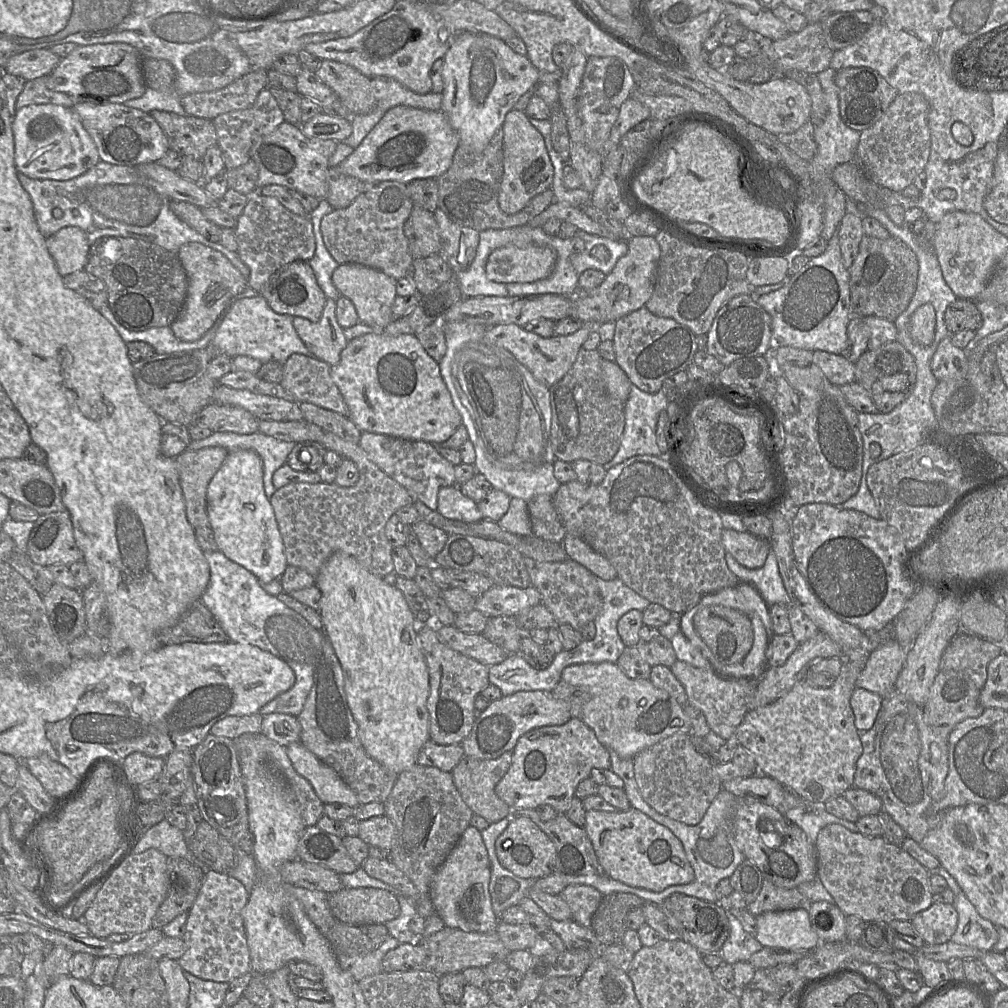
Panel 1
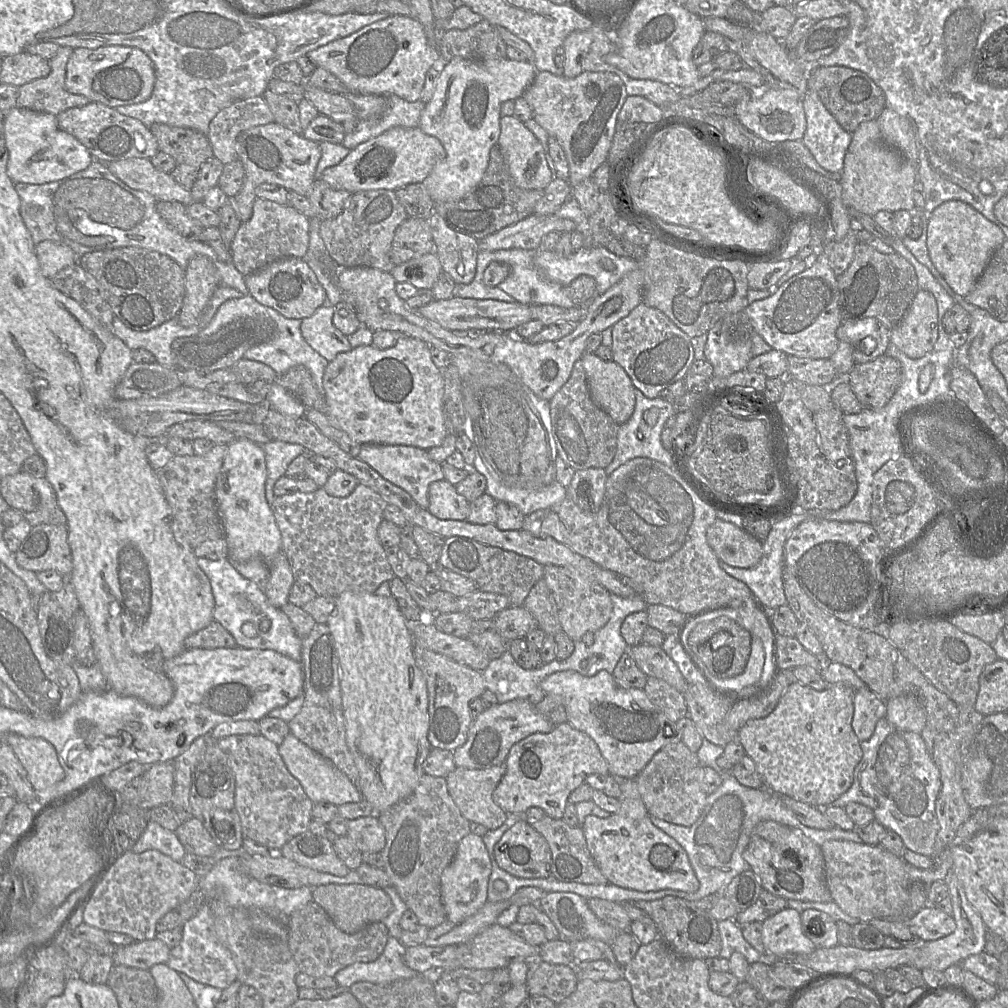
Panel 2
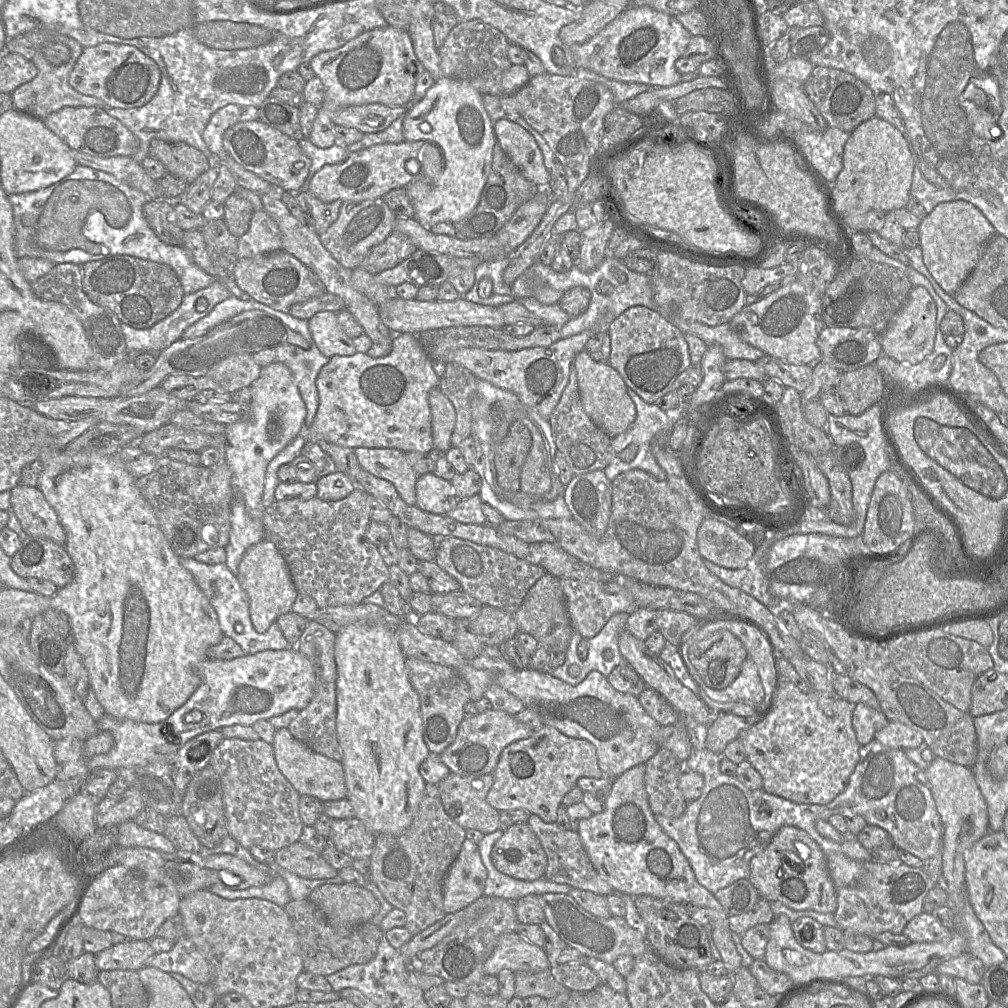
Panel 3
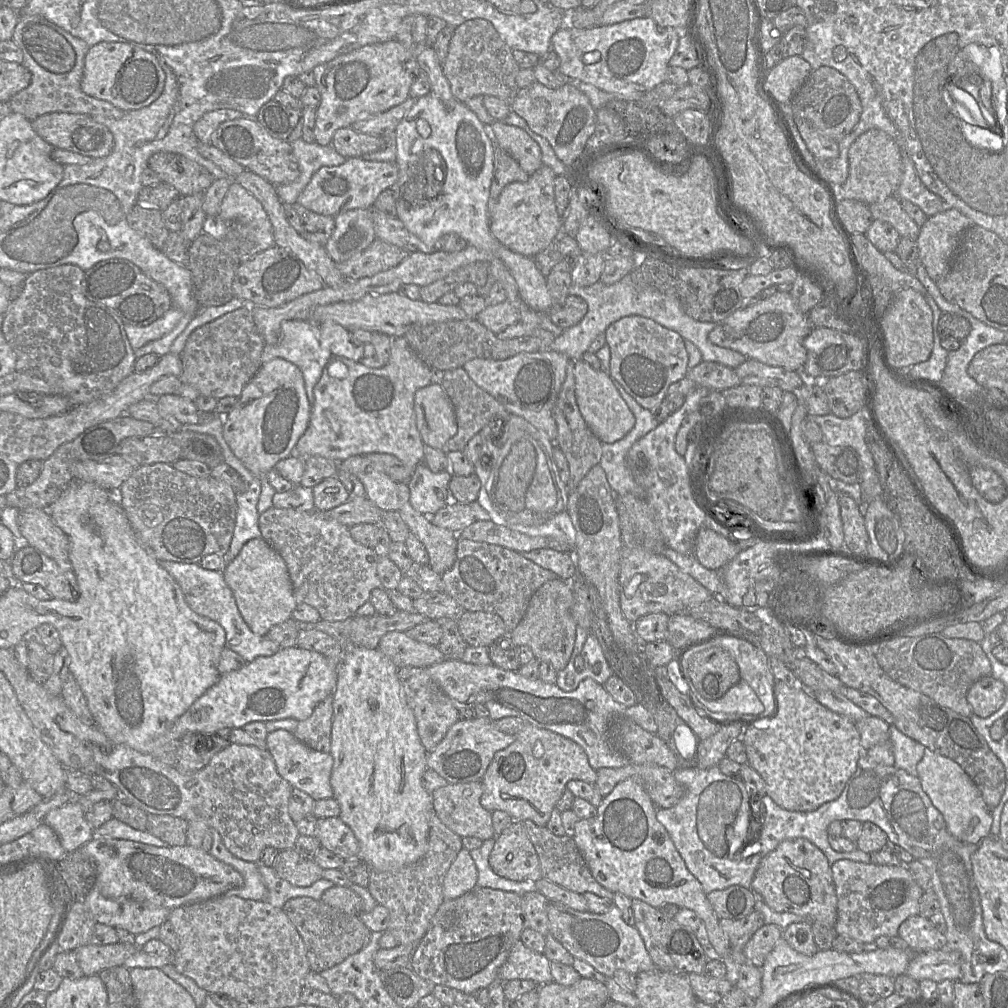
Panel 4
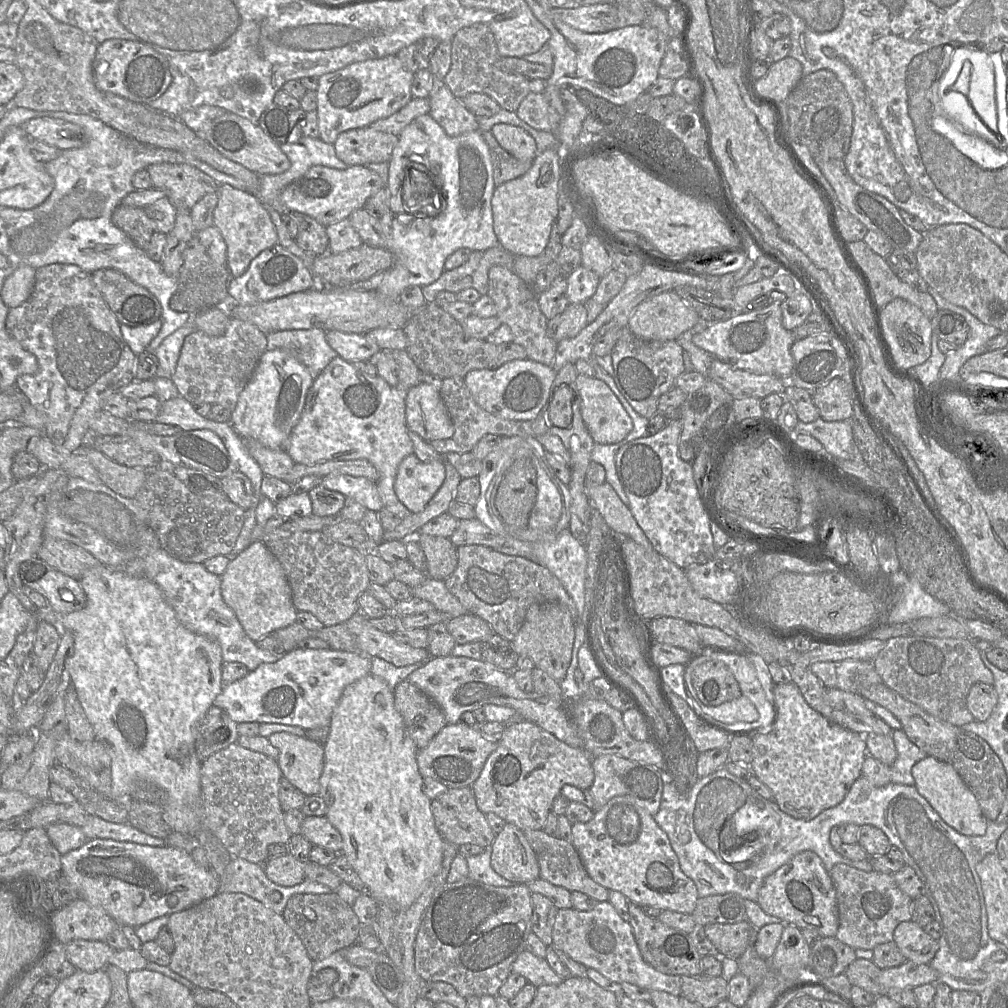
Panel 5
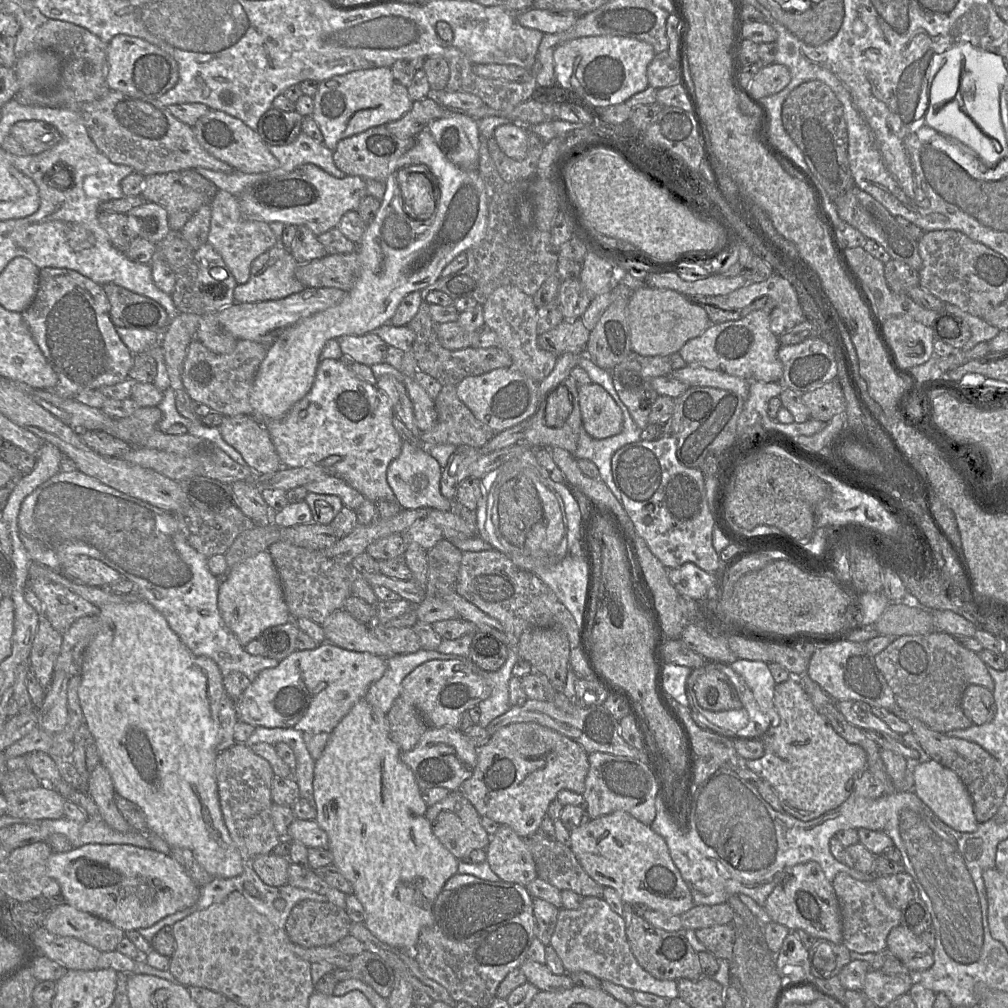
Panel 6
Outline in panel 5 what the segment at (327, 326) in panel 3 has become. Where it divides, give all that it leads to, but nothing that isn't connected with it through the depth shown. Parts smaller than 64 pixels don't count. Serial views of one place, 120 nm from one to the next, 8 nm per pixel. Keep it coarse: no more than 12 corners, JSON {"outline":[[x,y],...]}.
{"outline":[[325,332],[347,362],[369,361],[381,348],[364,334]]}

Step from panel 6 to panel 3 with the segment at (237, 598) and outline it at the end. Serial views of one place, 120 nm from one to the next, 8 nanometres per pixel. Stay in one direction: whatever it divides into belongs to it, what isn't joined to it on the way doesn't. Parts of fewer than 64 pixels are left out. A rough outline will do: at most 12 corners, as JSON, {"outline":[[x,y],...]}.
{"outline":[[266,538],[236,576],[250,618],[265,633],[298,595],[286,561]]}

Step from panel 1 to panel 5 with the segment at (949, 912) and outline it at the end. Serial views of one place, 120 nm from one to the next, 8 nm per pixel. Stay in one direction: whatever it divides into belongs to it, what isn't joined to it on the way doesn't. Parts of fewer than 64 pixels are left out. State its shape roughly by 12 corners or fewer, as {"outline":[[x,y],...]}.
{"outline":[[911,920],[893,941],[906,960],[930,964],[938,940]]}

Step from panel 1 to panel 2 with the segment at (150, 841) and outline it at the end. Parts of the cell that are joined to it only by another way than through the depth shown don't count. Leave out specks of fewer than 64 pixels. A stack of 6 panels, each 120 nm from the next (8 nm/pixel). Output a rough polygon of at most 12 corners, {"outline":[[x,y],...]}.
{"outline":[[148,822],[131,851],[158,850],[181,862],[186,850],[176,833]]}

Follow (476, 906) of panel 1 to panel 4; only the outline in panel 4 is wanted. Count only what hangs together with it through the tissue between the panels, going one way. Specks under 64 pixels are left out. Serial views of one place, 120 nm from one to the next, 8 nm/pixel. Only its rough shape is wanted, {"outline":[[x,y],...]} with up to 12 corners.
{"outline":[[462,848],[445,875],[444,901],[477,887],[478,871]]}

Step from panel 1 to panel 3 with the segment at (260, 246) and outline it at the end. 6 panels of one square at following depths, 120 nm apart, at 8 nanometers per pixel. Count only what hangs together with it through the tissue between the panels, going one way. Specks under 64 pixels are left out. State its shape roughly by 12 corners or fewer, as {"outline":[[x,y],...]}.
{"outline":[[263,209],[238,238],[239,259],[282,249],[282,233]]}

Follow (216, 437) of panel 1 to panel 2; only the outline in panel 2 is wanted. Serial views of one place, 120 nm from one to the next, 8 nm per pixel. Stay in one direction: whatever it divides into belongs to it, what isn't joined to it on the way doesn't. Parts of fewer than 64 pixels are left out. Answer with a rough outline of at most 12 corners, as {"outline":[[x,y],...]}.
{"outline":[[272,440],[261,445],[267,477],[265,497],[270,507],[274,485],[288,465],[306,449]]}

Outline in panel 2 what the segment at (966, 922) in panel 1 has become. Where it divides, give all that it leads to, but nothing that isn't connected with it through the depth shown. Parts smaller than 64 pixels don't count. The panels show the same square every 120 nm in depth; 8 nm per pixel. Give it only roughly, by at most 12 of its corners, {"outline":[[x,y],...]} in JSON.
{"outline":[[951,870],[956,928],[921,942],[911,964],[943,972],[985,949],[987,928]]}

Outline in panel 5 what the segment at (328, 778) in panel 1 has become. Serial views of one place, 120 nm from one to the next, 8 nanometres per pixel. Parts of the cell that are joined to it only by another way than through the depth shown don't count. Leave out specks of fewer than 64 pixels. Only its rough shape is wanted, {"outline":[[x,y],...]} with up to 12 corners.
{"outline":[[287,732],[268,737],[282,775],[318,795],[324,745]]}

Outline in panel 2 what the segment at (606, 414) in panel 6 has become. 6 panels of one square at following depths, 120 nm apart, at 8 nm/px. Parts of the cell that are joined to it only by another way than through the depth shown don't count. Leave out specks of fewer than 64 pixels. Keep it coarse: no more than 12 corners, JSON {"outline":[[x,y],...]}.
{"outline":[[584,353],[593,402],[618,425],[635,408],[635,387],[613,360]]}

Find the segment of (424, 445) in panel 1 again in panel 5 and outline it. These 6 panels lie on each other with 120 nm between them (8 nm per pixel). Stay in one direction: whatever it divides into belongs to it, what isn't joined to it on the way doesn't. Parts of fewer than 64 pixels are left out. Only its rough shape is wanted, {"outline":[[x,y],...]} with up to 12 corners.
{"outline":[[330,474],[321,486],[353,498],[367,510],[383,508],[376,483]]}

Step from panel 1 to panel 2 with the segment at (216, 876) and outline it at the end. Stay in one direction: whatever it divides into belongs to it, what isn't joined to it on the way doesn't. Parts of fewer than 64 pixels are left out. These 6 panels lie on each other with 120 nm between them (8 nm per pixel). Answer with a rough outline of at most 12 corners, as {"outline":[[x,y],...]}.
{"outline":[[208,902],[183,925],[166,964],[222,990],[237,980]]}

